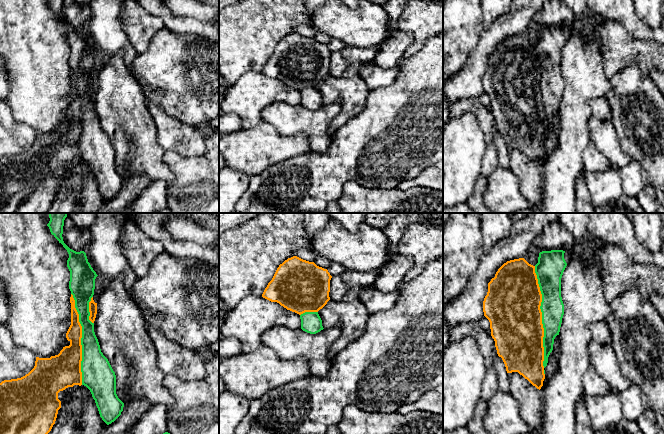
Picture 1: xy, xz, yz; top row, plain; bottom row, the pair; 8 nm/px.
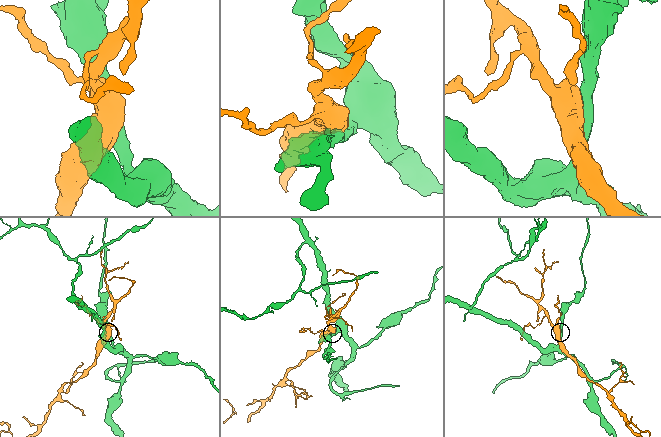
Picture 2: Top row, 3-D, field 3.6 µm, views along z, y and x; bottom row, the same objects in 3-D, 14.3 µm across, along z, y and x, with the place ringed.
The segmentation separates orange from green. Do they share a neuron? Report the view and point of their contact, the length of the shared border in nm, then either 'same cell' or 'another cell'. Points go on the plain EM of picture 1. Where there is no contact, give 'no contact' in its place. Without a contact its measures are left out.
contact yz (541, 93); length 800 nm; another cell

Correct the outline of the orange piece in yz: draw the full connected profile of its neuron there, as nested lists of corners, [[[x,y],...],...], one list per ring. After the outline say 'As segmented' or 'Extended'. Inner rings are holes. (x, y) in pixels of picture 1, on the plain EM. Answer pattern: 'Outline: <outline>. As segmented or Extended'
Outline: [[[524,34],[507,37],[498,45],[483,77],[507,149],[518,148],[539,166],[545,155],[541,78],[535,42]]]. As segmented

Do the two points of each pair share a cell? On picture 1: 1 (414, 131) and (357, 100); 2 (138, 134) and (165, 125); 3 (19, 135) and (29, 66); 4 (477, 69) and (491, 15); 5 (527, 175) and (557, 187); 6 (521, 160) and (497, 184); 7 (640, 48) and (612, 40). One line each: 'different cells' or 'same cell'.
1: different cells
2: different cells
3: different cells
4: different cells
5: different cells
6: different cells
7: same cell

